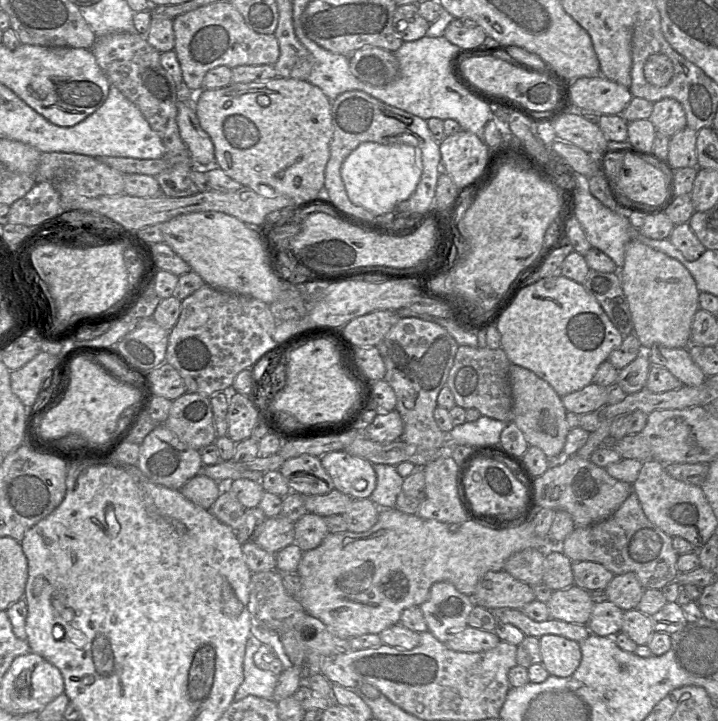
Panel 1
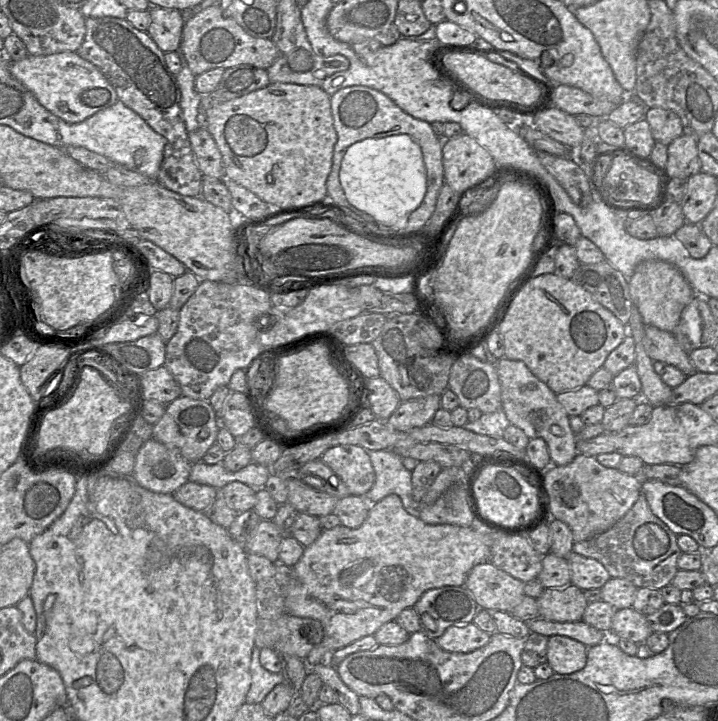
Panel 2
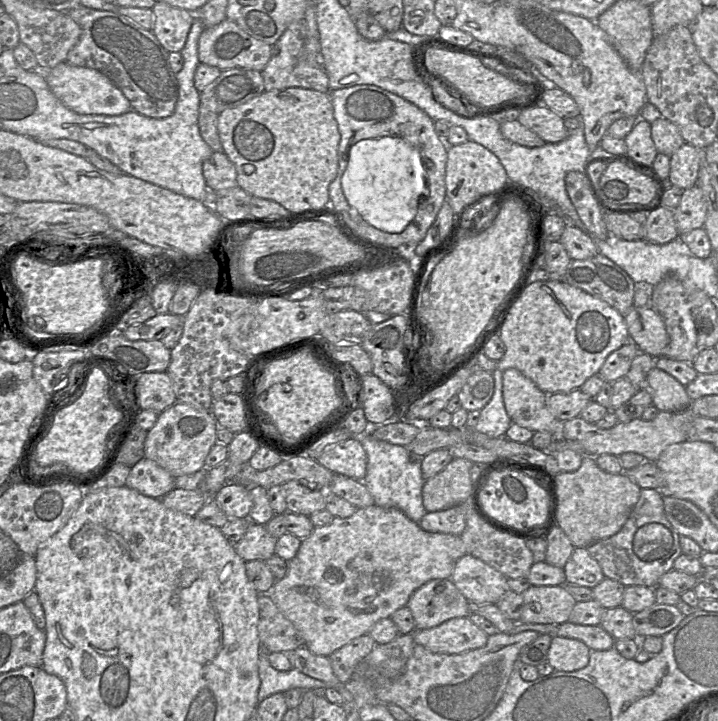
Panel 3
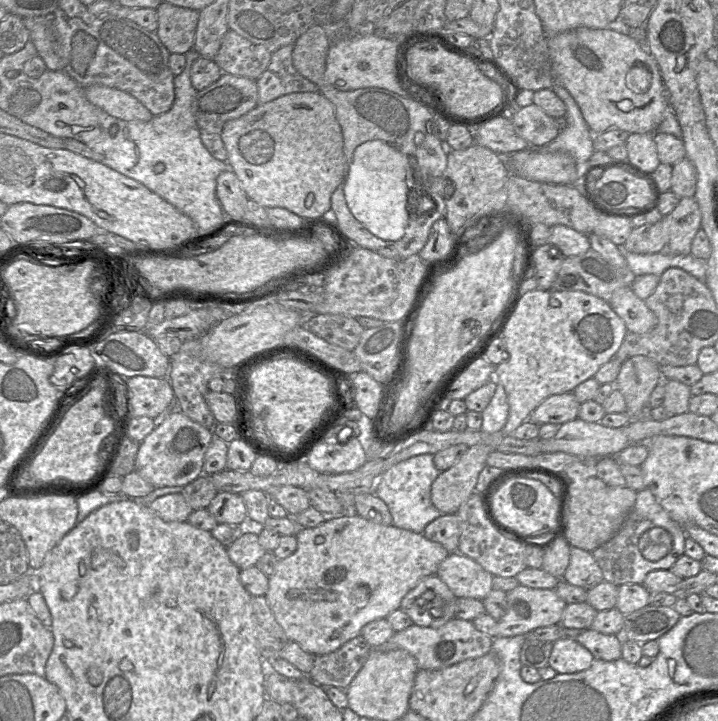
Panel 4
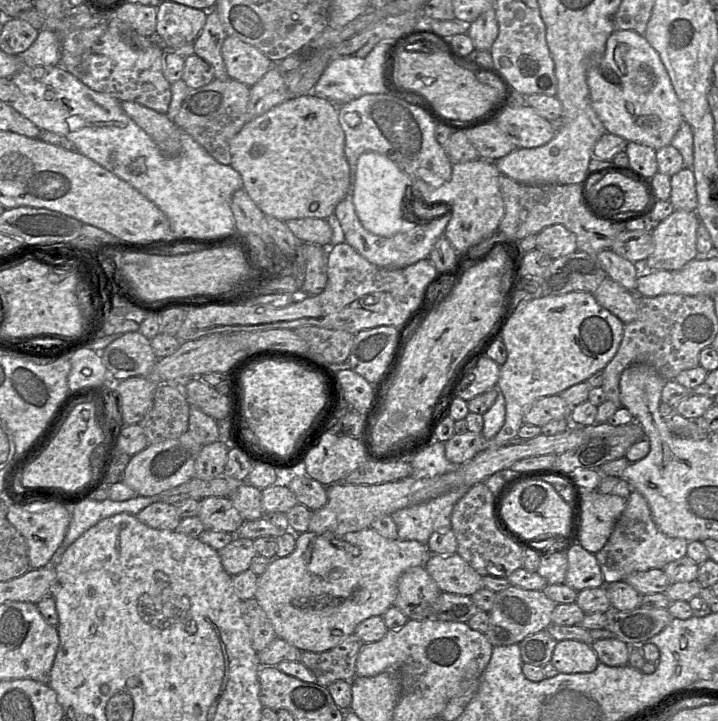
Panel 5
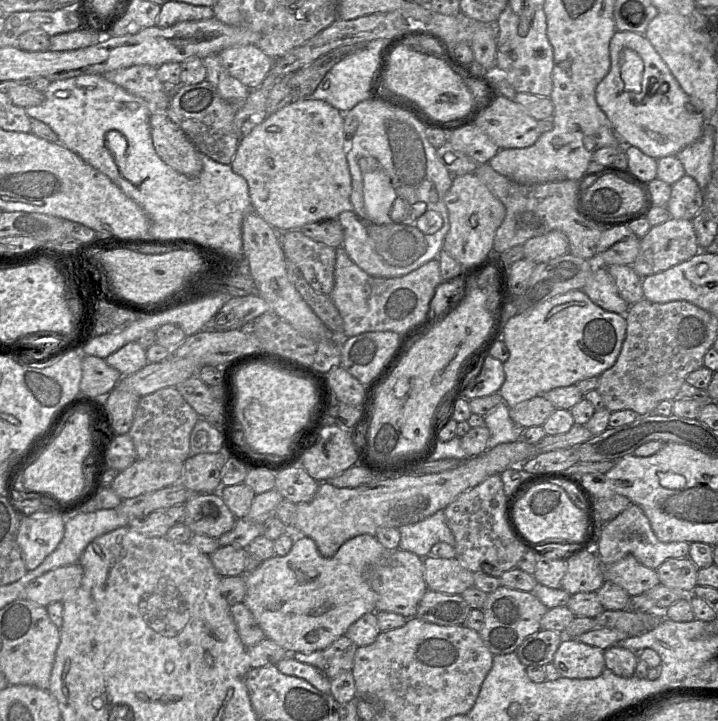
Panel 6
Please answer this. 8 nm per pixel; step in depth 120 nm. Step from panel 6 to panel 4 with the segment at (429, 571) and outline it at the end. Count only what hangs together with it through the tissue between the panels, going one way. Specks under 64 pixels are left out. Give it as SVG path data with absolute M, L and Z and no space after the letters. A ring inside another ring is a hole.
M460 552L450 553L439 565L436 575L457 598L483 600L493 590L493 575Z

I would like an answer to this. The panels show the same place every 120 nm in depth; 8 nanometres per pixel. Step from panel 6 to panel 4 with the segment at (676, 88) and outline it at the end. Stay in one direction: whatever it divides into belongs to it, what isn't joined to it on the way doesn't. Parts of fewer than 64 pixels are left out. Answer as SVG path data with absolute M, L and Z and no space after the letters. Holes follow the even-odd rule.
M579 27L547 37L553 83L559 81L577 102L593 134L609 129L655 133L669 109L667 90L646 46L611 28Z

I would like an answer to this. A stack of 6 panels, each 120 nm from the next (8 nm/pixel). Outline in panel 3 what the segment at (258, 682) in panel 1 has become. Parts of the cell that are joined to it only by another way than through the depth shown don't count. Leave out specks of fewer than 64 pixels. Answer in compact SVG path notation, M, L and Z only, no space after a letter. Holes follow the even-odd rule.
M260 652L258 658L258 674L260 679L258 689L259 702L273 694L284 693L294 688L320 693L323 693L325 689L331 688L326 683L306 676L295 669L289 671L275 670L269 664L267 655Z

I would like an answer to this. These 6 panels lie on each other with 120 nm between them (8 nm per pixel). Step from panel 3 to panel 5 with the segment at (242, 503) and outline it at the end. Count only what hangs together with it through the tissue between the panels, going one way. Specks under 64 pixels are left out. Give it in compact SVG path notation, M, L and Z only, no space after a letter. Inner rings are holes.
M210 496L200 501L199 519L206 530L235 533L244 519L230 497Z

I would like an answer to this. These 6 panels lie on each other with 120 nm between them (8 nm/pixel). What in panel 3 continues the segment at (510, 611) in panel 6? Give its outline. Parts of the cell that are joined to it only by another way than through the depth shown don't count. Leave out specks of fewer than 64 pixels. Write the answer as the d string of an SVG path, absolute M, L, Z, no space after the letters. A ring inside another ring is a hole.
M566 585L530 586L522 594L520 622L532 624L562 624L568 622L576 604Z

